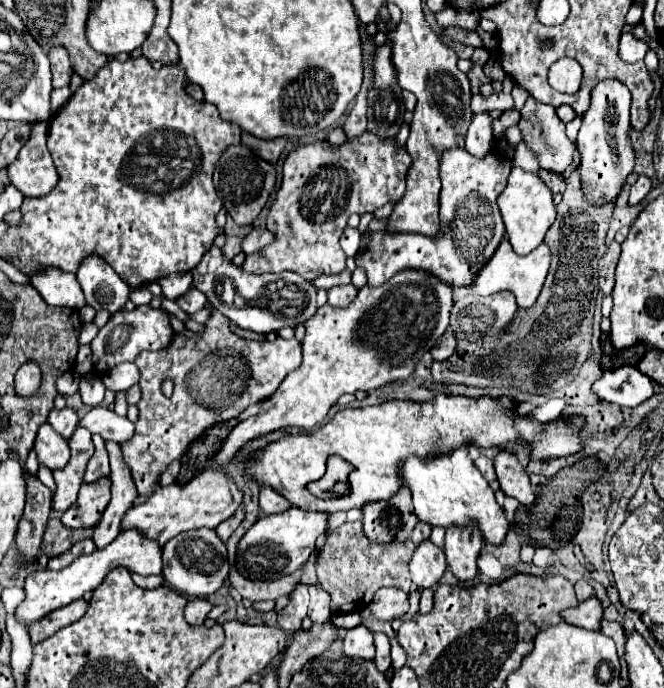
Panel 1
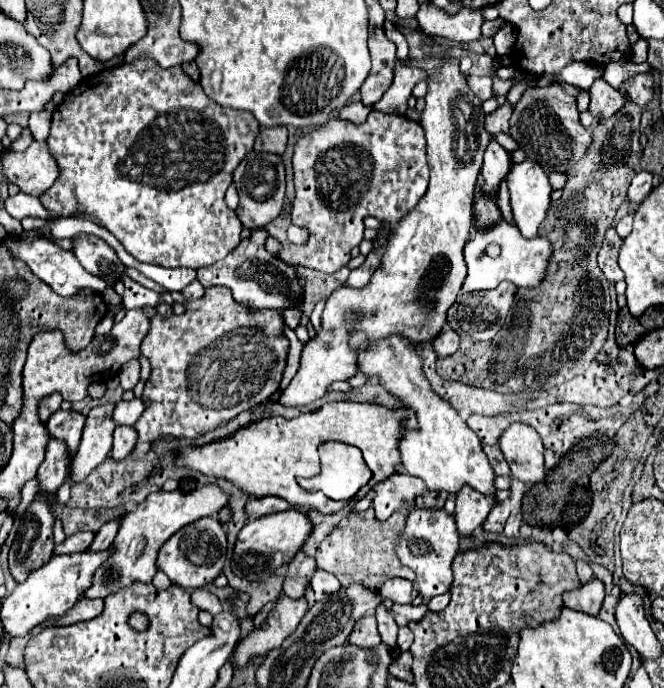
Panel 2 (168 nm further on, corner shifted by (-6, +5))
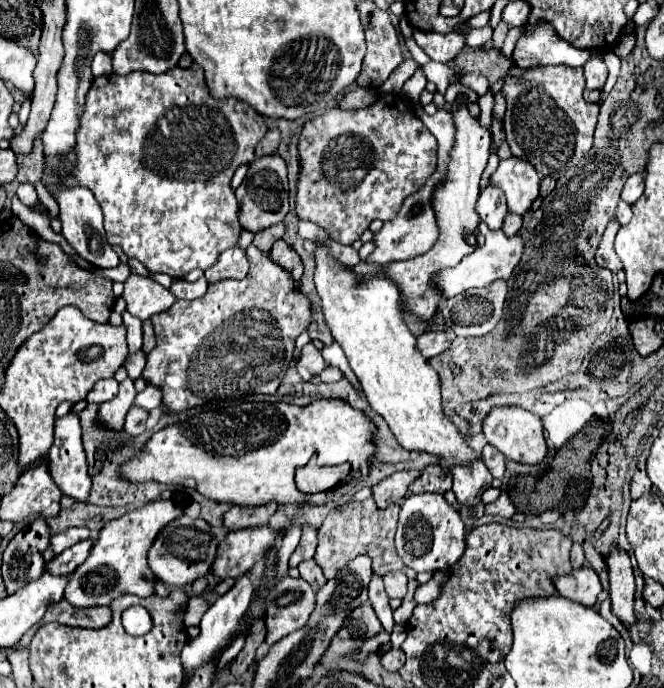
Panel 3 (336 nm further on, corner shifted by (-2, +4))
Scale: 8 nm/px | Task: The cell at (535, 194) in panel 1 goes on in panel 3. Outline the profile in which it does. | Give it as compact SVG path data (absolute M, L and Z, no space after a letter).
M516 156L500 160L500 166L490 176L490 182L504 192L508 210L520 216L524 216L530 210L540 188L540 178L534 166Z

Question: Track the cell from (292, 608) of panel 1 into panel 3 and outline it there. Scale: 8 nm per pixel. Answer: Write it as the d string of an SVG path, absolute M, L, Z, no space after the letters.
M304 526L302 528L302 538L300 538L300 544L296 546L292 558L290 558L290 566L298 566L298 562L302 560L308 560L314 556L314 550L316 550L316 534L318 530L314 526Z

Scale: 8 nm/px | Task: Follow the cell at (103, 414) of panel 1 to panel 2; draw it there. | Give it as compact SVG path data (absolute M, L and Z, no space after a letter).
M132 399L132 401L118 401L114 411L112 411L112 421L116 425L134 425L138 417L144 411L142 399Z

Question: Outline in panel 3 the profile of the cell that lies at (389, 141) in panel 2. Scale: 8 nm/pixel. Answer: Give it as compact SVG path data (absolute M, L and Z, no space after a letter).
M382 94L374 104L360 110L330 108L322 116L304 124L298 144L300 182L296 194L296 212L302 220L312 220L328 232L334 242L352 244L368 230L374 218L392 220L404 198L424 184L424 178L436 168L436 138L424 128L414 106L404 94Z

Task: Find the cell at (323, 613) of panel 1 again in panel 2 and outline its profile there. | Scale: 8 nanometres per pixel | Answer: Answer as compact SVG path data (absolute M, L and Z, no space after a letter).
M316 569L314 579L312 579L312 589L316 593L316 601L322 601L340 589L340 581L332 573Z

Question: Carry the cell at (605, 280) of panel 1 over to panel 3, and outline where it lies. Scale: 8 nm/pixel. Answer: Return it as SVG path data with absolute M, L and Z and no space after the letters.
M616 218L610 220L610 224L608 224L604 236L602 236L602 242L598 246L598 252L596 252L598 264L610 268L612 272L618 272L622 268L622 262L620 262L620 258L614 252L614 238L616 238L618 230L620 230L620 222Z

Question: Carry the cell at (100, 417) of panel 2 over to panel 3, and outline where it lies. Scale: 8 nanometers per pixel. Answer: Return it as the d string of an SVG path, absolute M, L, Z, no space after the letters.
M126 378L124 382L120 382L118 396L100 406L100 422L104 422L104 426L116 426L116 430L120 430L120 426L124 426L128 410L134 404L134 398L136 398L134 380Z

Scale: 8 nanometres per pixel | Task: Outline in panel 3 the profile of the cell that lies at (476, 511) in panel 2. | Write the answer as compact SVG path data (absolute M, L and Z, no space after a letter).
M476 458L470 466L454 466L452 474L454 474L452 490L456 492L458 504L466 506L480 504L482 492L492 484L492 474L488 472L480 458Z

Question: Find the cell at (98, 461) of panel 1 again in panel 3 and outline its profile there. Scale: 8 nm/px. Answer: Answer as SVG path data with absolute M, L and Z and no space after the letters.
M132 406L132 410L126 416L126 424L124 430L128 430L128 434L138 436L146 430L146 418L148 418L148 410L140 408L140 406Z

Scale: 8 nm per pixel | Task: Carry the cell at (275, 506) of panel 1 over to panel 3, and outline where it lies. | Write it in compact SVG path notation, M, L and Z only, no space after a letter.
M268 502L264 506L238 506L234 504L224 516L224 528L226 530L242 530L242 528L254 528L268 524L268 518L278 510L276 502Z

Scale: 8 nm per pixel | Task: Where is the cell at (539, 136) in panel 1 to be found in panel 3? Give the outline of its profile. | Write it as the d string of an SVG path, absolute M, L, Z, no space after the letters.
M566 64L534 66L534 68L528 68L522 76L504 78L502 94L506 98L508 110L506 110L502 126L504 126L506 140L512 148L512 154L516 158L528 160L540 176L558 178L564 170L576 166L586 156L586 152L594 146L594 130L596 130L596 122L598 122L600 104L586 102L582 92L584 92L584 74L582 74L580 66L578 68L572 68Z

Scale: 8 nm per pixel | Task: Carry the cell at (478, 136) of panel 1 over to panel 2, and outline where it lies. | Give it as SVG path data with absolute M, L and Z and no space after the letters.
M492 139L484 151L484 165L482 165L482 177L484 177L484 189L492 191L498 189L500 181L506 177L506 173L510 171L510 163L508 163L508 151L496 141Z

